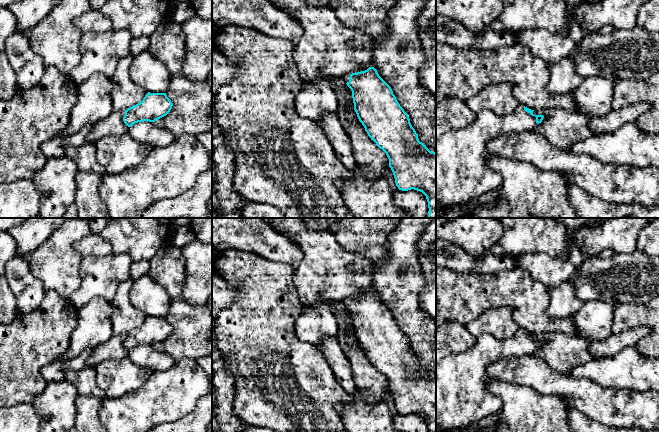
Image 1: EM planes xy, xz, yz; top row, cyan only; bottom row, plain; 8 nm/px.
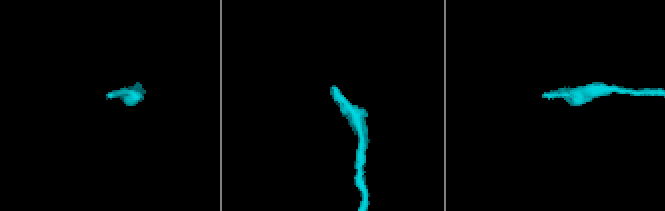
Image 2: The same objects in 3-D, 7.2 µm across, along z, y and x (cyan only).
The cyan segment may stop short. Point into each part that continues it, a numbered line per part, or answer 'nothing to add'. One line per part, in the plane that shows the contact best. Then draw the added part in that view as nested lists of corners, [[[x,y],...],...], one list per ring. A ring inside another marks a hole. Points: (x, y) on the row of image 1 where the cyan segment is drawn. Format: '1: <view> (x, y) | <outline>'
1: yz (462, 174) | [[[519,104],[514,112],[506,116],[498,116],[490,110],[482,110],[468,126],[439,136],[436,139],[436,209],[469,202],[501,187],[502,176],[486,163],[495,155],[487,149],[487,142],[510,132],[534,131],[536,125],[536,117],[526,112],[524,105]]]

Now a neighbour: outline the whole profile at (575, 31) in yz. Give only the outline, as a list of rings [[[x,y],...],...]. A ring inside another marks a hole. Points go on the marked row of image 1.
[[[570,23],[567,27],[567,35],[570,39],[575,41],[581,41],[584,39],[585,36],[591,34],[590,31],[588,31],[583,26],[577,23]]]

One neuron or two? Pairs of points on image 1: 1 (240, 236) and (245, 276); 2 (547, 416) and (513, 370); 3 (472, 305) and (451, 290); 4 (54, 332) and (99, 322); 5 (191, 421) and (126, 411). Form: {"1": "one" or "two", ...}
{"1": "two", "2": "two", "3": "one", "4": "two", "5": "two"}

